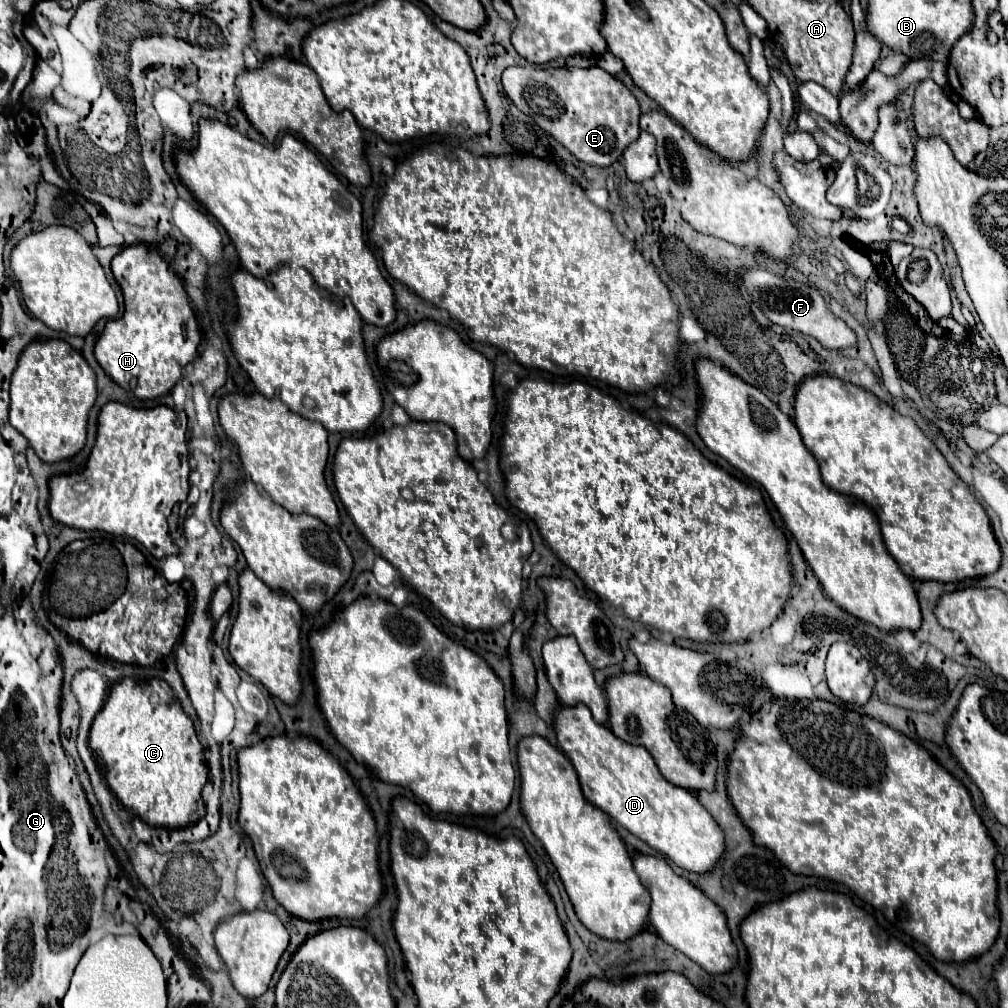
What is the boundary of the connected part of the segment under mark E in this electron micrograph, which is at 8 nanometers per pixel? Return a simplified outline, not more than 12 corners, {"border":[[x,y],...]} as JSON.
{"border":[[508,67],[506,97],[586,165],[640,135],[600,67]]}

